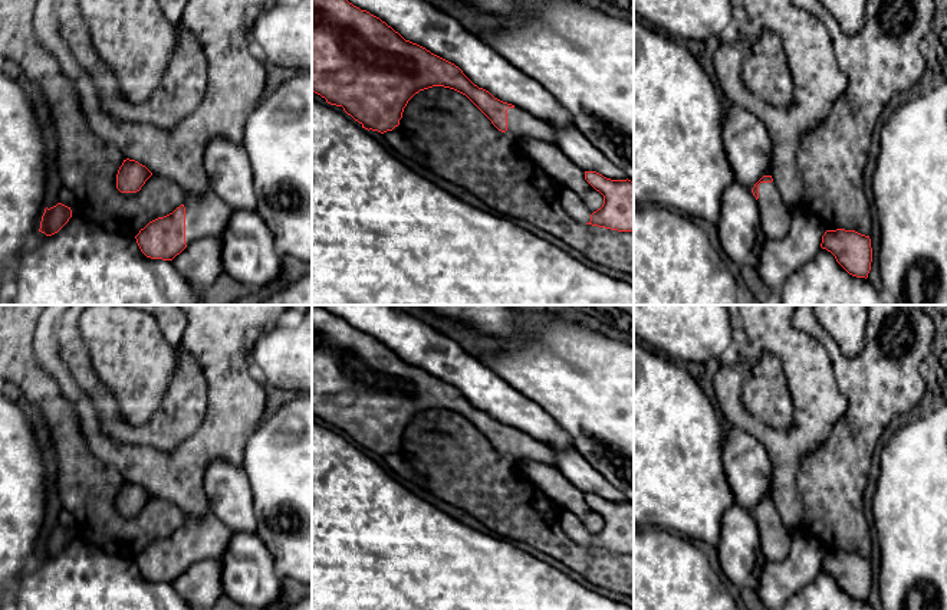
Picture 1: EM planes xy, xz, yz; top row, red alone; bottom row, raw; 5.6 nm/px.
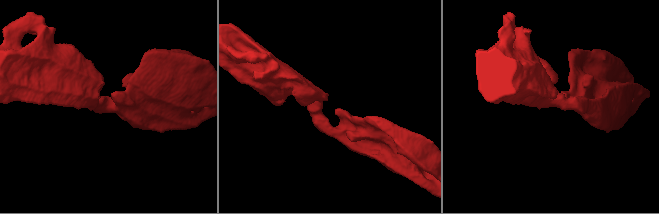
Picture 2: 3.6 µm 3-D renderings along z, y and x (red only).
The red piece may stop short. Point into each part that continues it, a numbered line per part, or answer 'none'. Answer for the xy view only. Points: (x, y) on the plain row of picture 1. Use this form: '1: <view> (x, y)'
1: xy (206, 537)

